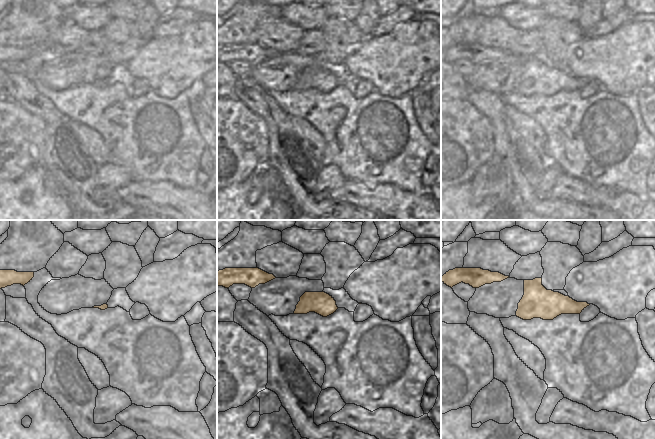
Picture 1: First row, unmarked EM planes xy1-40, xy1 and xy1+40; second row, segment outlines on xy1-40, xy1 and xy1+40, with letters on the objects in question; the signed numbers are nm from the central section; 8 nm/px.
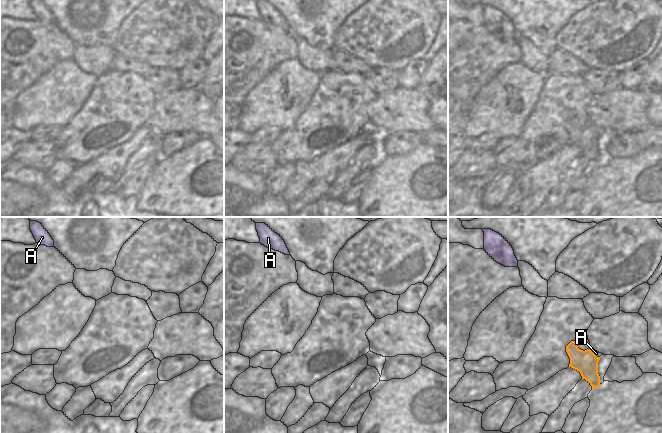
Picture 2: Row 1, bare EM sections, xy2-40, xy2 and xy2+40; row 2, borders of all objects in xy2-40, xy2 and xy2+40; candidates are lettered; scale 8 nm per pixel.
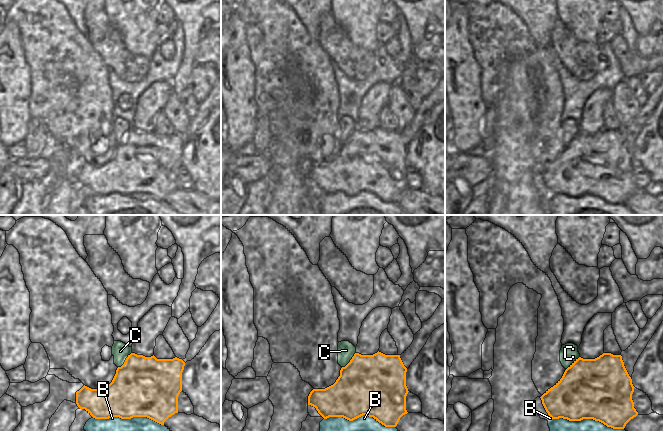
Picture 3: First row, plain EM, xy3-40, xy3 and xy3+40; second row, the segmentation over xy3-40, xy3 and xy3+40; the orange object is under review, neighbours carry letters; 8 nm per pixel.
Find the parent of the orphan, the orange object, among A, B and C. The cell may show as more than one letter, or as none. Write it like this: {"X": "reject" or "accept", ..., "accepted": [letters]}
{"A": "accept", "B": "reject", "C": "reject", "accepted": ["A"]}

